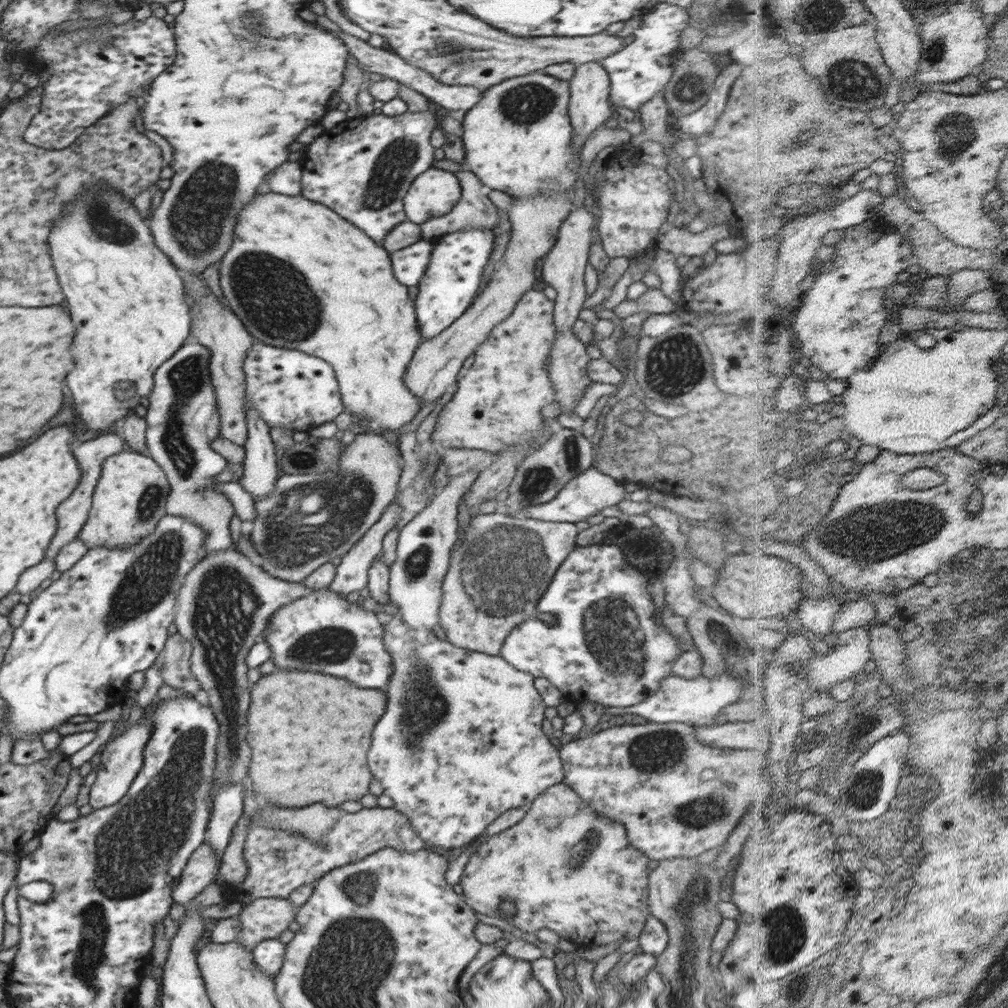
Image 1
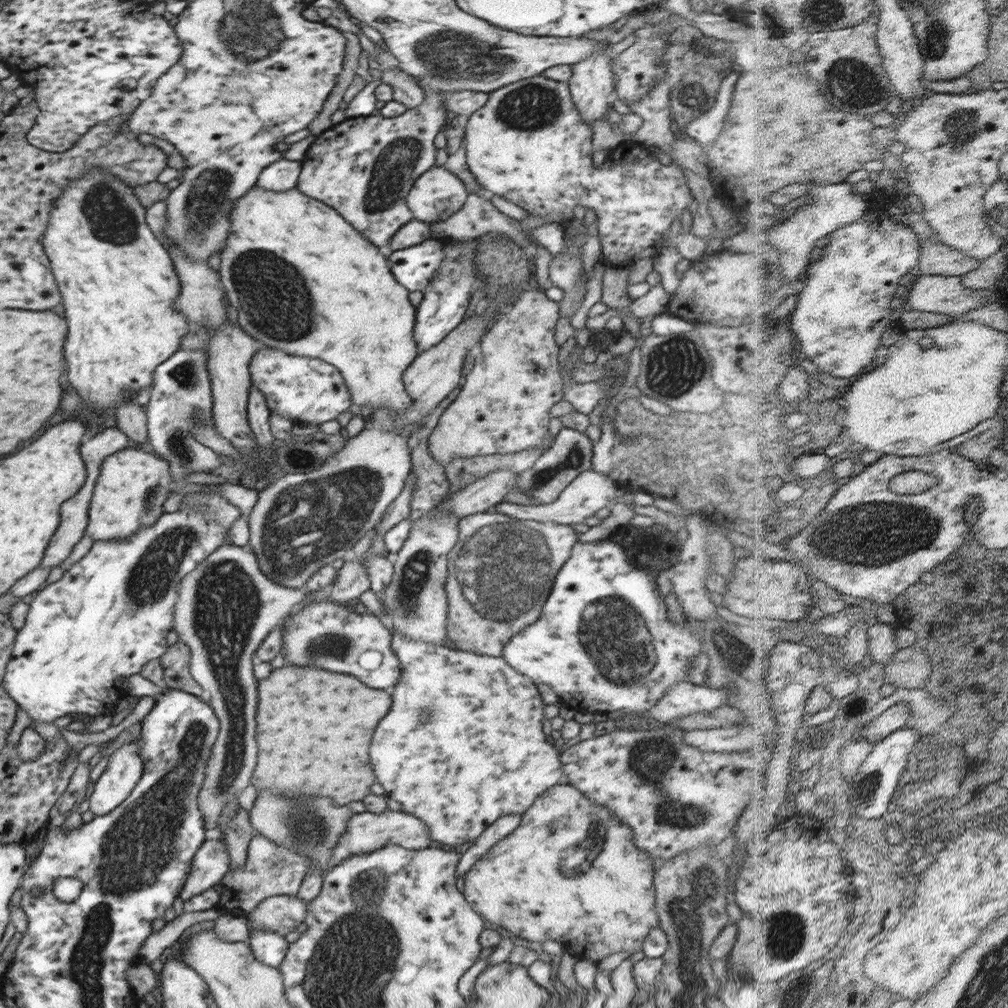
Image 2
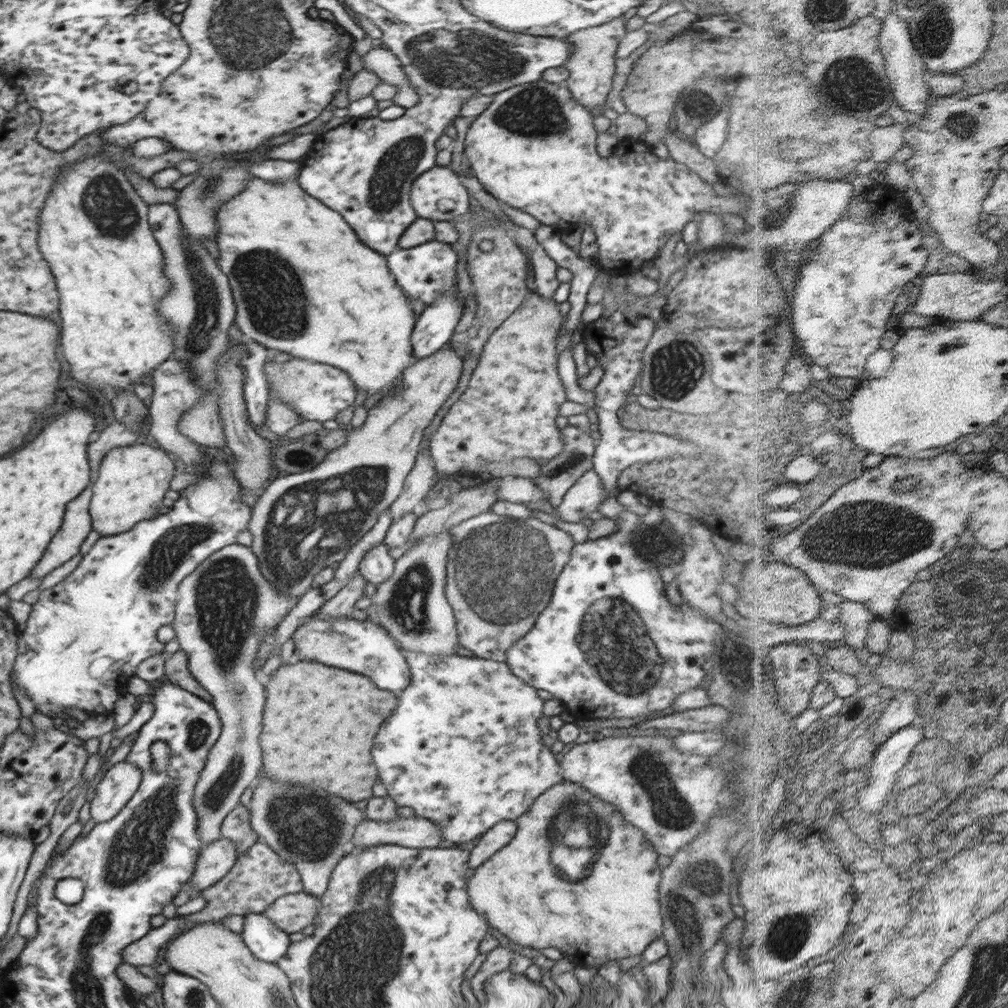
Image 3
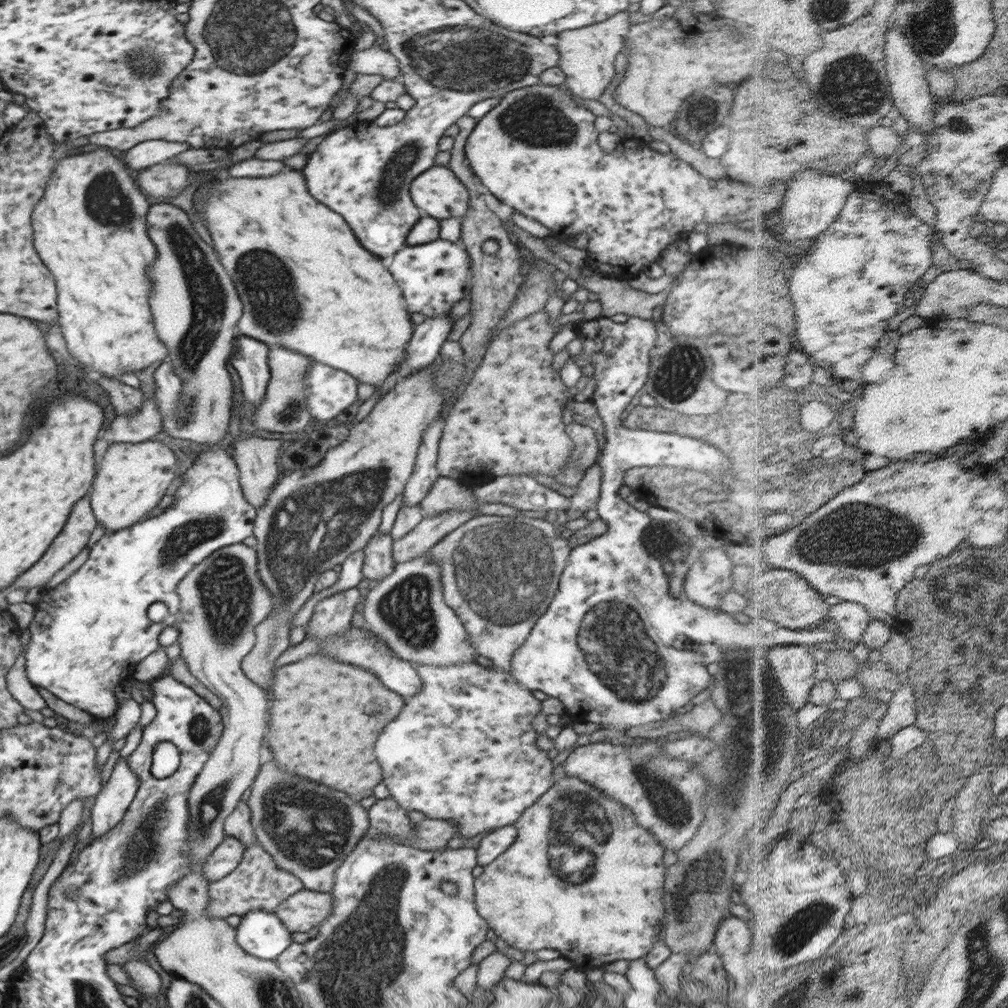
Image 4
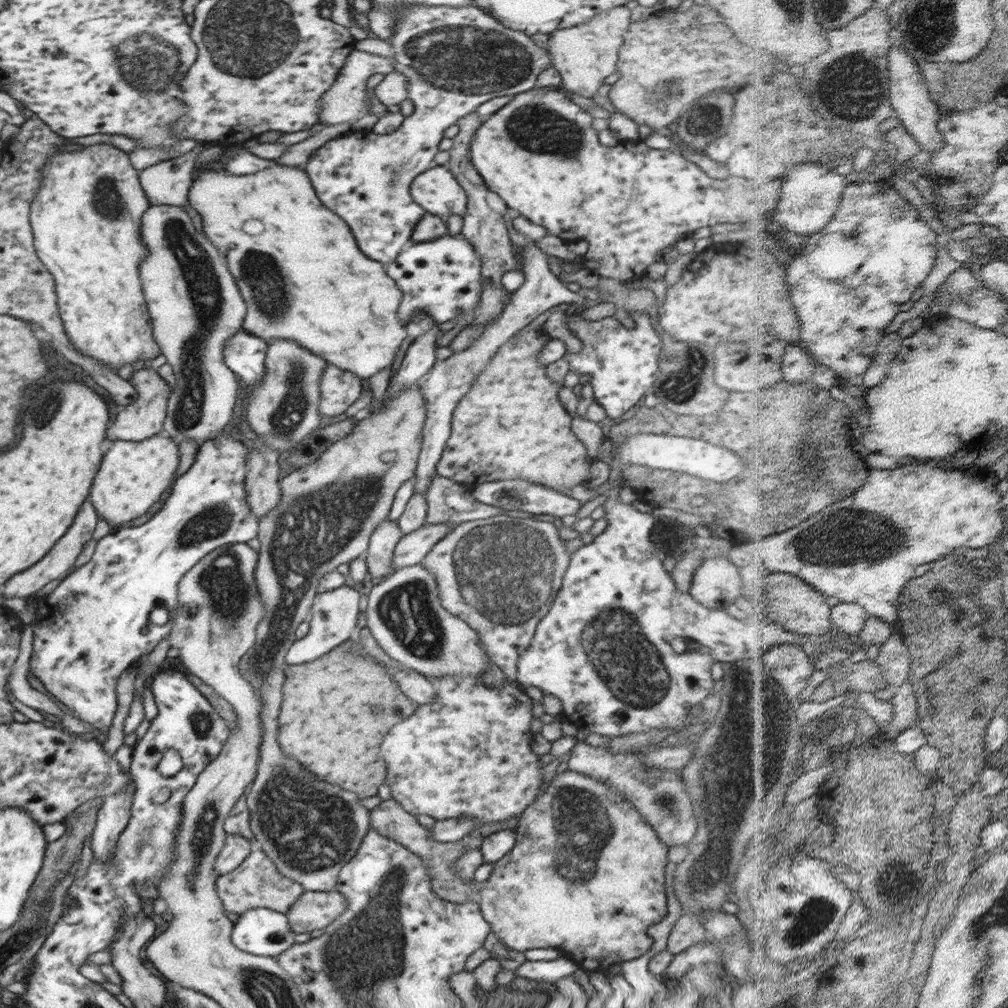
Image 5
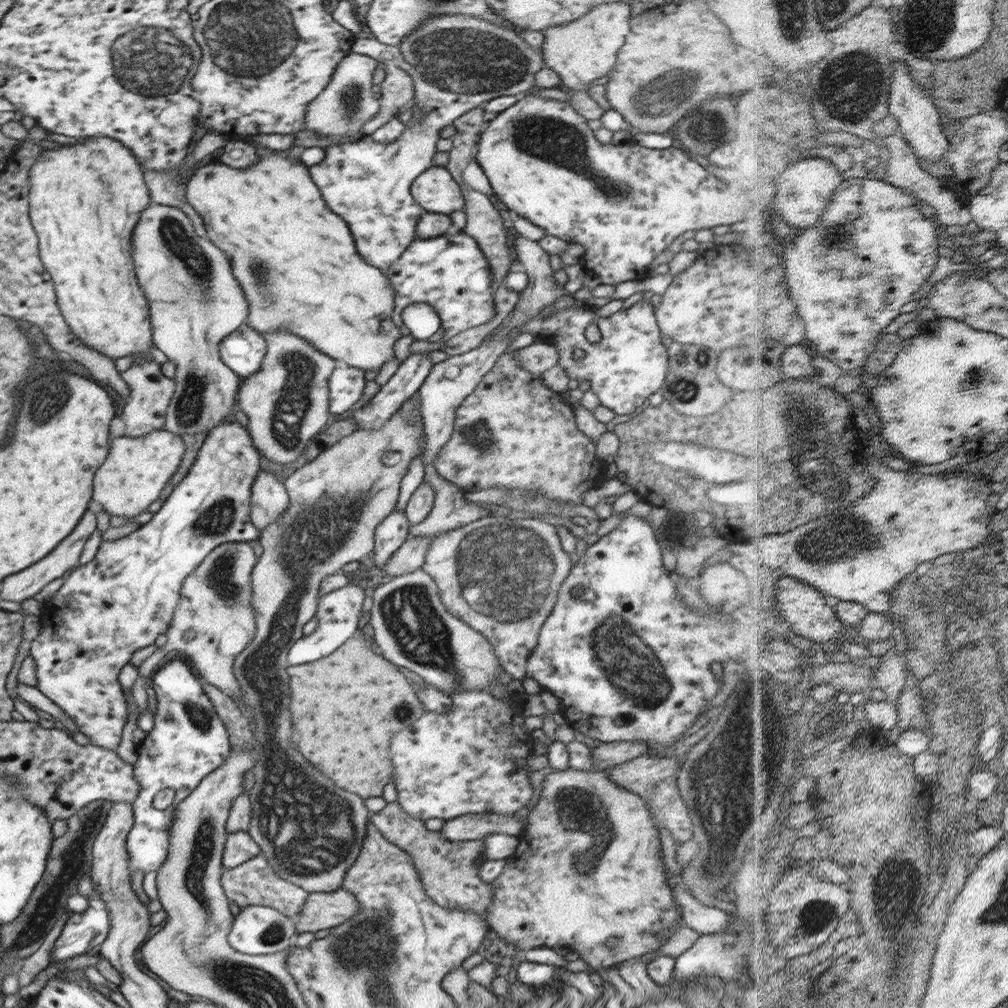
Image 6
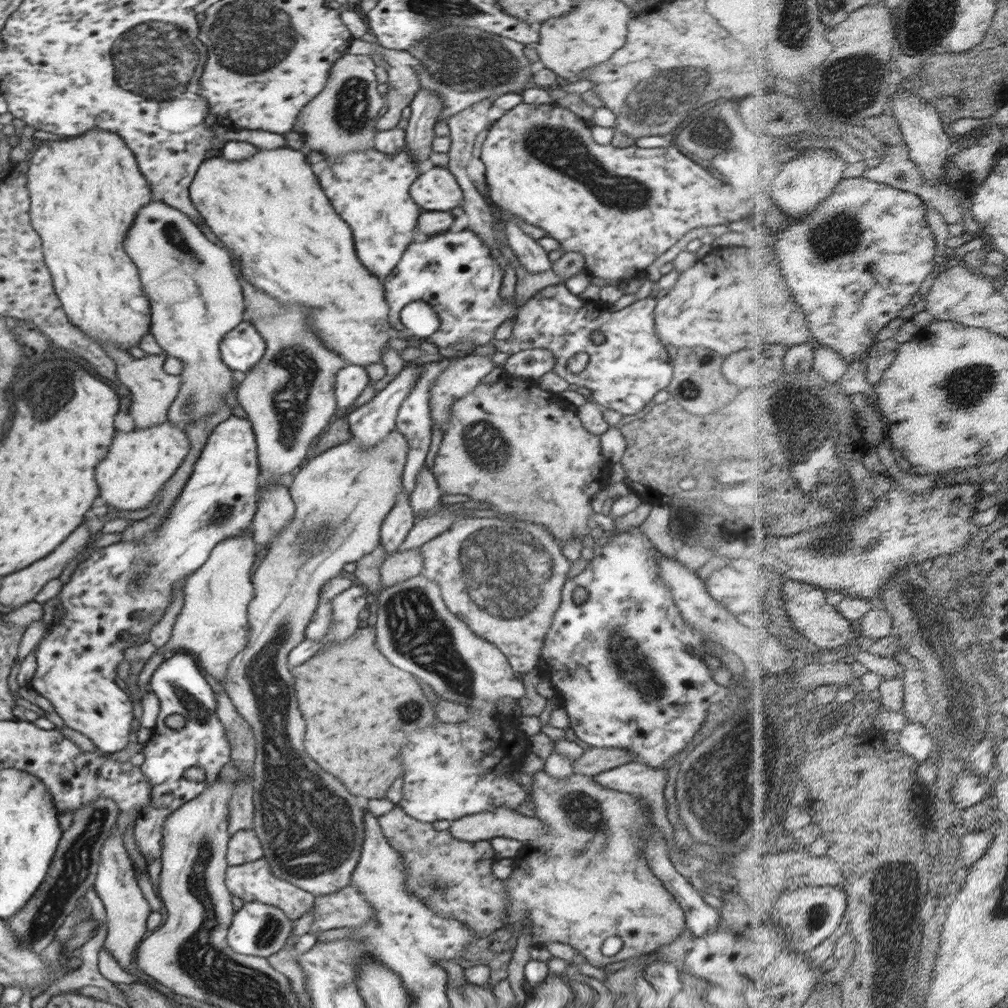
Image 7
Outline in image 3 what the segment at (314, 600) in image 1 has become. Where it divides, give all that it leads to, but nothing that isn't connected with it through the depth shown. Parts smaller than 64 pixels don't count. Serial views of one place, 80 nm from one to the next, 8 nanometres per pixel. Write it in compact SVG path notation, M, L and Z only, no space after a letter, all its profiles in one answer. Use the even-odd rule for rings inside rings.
M318 609L315 614L310 614L310 619L306 623L296 628L296 632L292 636L296 642L293 660L300 660L300 658L302 660L318 660L322 664L336 662L336 660L324 660L326 650L330 650L330 652L334 650L334 656L338 658L336 668L364 674L364 676L372 678L372 682L378 688L392 690L396 696L400 696L400 692L410 684L410 672L408 672L408 664L406 664L404 656L400 654L400 650L394 646L394 640L386 632L387 630L384 630L376 622L368 619L365 621L352 620L349 617L324 619L324 617L320 617ZM344 656L350 656L350 658L342 660Z

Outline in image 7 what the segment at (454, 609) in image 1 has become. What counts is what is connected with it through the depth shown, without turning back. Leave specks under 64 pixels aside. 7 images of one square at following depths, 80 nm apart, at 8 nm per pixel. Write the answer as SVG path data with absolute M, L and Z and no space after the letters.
M496 516L464 517L419 547L423 558L421 575L438 584L443 601L459 620L470 626L472 632L497 646L506 655L513 671L524 676L541 659L545 635L561 605L566 578L572 573L573 560L567 558L561 547L555 536L541 524L530 524L516 518L503 520Z

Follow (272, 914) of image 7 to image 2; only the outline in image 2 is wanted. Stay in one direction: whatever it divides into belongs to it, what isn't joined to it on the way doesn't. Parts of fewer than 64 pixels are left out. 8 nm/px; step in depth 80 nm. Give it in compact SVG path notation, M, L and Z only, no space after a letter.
M256 929L249 932L247 942L258 962L276 969L280 968L289 948L289 942L283 935L266 929Z

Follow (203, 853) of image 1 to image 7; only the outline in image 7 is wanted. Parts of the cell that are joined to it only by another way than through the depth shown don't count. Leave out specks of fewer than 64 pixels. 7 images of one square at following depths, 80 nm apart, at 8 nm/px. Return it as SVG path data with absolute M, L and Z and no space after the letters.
M243 829L236 832L228 842L226 860L228 866L239 866L248 862L255 862L263 858L263 844L251 829Z

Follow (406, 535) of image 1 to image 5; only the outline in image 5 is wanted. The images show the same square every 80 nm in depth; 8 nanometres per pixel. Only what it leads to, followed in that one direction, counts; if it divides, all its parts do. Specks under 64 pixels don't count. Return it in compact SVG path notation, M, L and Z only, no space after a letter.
M421 564L399 568L368 592L367 627L396 662L424 676L482 676L491 662L479 634L440 606L435 576Z

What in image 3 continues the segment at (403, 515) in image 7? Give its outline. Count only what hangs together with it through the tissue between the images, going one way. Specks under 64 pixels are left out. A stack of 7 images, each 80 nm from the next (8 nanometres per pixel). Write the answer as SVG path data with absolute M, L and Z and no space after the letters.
M383 542L368 550L359 564L359 573L369 582L380 584L392 576L395 558Z

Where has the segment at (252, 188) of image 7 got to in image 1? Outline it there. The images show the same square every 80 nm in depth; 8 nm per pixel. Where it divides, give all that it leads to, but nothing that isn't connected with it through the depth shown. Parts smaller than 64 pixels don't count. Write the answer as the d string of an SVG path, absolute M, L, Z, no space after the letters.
M272 191L262 194L262 196L256 196L256 200L252 200L252 204L244 206L244 212L240 212L240 216L238 216L238 224L234 227L233 236L234 244L232 244L232 248L224 253L220 264L218 264L219 280L220 286L223 288L222 292L228 300L229 308L242 321L244 328L247 328L247 332L257 342L280 349L298 350L328 362L332 366L334 374L336 374L336 380L338 380L341 392L340 400L342 400L342 406L345 408L344 412L351 416L356 415L359 419L366 419L369 423L376 421L380 428L386 428L384 434L380 435L399 446L400 442L396 430L402 428L404 424L408 424L424 407L424 403L416 397L416 394L410 392L404 383L404 374L407 372L410 361L412 361L414 351L422 343L422 335L420 335L419 325L417 324L415 304L410 299L408 287L400 284L400 281L396 280L394 276L390 252L381 243L376 243L360 228L344 220L337 212L334 212L326 205L308 200L301 194L290 196Z

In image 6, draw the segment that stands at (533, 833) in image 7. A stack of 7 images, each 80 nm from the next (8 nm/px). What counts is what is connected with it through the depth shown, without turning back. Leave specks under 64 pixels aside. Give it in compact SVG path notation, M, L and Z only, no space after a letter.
M463 815L444 822L439 833L444 840L452 842L478 840L488 834L506 834L519 838L526 826L527 820L517 818L515 815Z

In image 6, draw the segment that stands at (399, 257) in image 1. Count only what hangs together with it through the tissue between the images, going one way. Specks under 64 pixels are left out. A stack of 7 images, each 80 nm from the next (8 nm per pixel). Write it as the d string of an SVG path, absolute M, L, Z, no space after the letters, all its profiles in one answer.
M451 231L429 239L414 239L400 255L400 258L384 273L390 281L390 286L394 289L394 310L391 317L400 329L404 329L401 312L409 303L426 303L434 308L440 317L441 328L446 331L446 336L443 336L444 341L448 341L448 338L452 338L468 328L491 322L497 313L495 297L493 297L491 288L493 276L488 259L480 250L476 239L464 232Z

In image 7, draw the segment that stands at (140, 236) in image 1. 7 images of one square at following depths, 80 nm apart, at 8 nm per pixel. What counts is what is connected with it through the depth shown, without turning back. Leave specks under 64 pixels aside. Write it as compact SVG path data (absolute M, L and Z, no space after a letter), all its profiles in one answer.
M91 130L82 136L43 141L33 152L27 167L31 200L31 225L41 238L43 257L51 272L53 287L72 324L103 349L106 344L130 350L150 333L151 304L144 292L140 273L125 251L124 239L136 213L152 198L150 184L140 172L134 153L122 137Z

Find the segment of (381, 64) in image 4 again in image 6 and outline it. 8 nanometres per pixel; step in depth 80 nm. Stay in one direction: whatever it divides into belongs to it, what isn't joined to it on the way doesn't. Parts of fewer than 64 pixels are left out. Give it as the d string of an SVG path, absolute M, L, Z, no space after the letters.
M350 53L336 66L326 88L306 107L306 130L313 130L322 140L334 144L352 143L366 136L363 126L375 122L381 104L372 94L373 72L382 66L375 58L364 54Z

